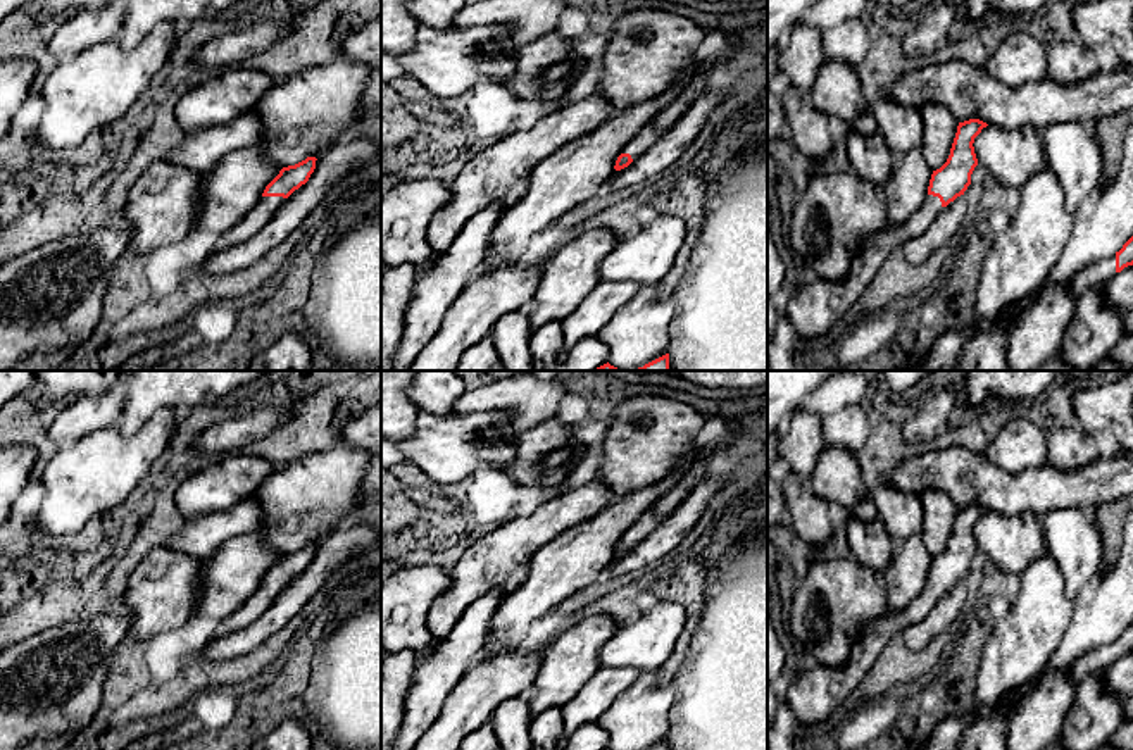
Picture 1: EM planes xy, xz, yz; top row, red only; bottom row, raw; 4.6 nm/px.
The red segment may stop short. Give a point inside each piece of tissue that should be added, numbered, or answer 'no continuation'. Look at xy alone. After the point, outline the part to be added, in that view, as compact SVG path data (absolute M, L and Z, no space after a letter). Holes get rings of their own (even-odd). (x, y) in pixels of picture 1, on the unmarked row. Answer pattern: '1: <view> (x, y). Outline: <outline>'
1: xy (262, 599). Outline: M260 583L259 590L231 616L219 622L219 633L229 634L255 621L285 588L283 583Z

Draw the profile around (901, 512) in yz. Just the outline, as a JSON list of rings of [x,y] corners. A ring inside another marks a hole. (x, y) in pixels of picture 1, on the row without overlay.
[[[883,479],[869,484],[869,493],[874,500],[878,519],[893,545],[900,545],[912,534],[921,534],[923,503],[919,497],[900,491]]]

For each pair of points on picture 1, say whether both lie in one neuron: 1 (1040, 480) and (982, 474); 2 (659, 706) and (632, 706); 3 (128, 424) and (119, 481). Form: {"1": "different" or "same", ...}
{"1": "same", "2": "same", "3": "different"}

